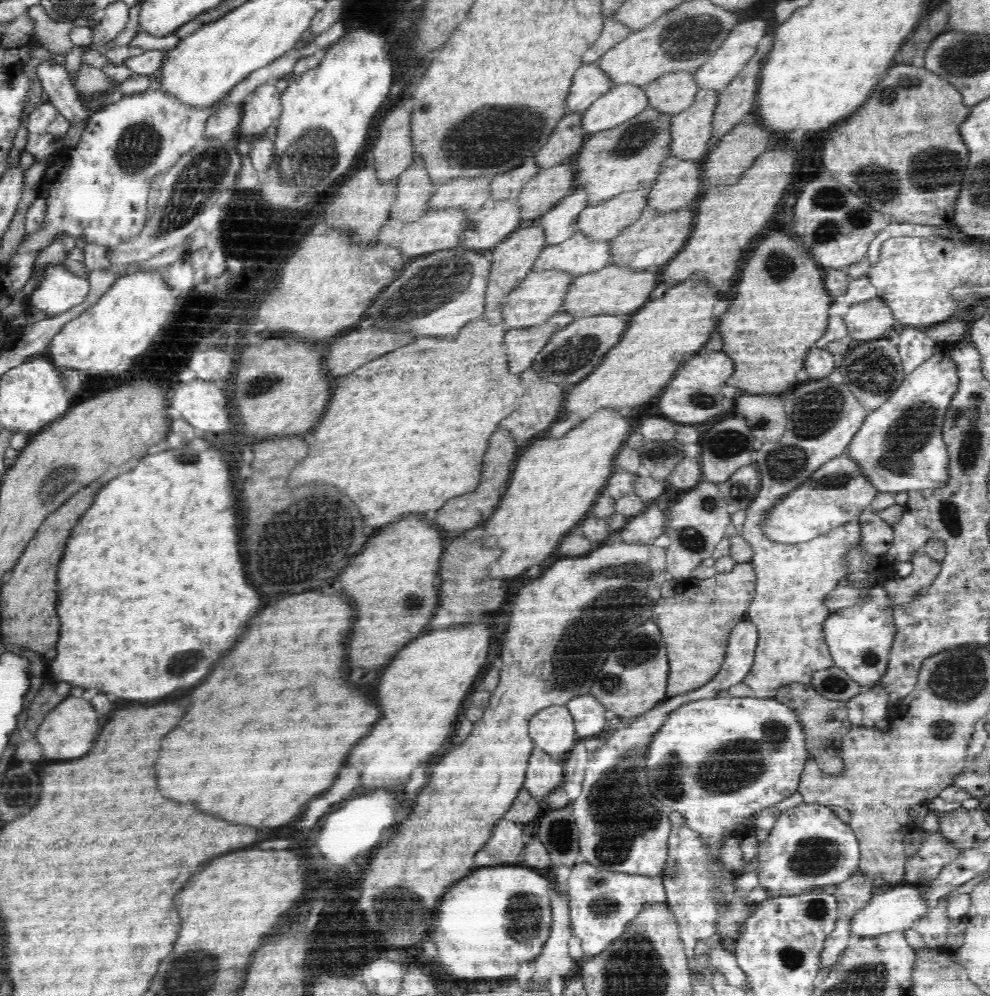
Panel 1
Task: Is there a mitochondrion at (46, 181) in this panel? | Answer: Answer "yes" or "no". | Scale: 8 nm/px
no

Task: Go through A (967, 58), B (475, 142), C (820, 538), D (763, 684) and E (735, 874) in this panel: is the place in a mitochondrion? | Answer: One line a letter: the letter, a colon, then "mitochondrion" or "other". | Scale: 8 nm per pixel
A: mitochondrion
B: mitochondrion
C: other
D: other
E: other

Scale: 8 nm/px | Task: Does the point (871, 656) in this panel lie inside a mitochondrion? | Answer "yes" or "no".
yes

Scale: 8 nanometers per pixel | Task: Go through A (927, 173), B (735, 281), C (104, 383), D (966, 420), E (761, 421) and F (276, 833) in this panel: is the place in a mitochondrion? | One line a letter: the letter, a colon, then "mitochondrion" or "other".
A: mitochondrion
B: other
C: mitochondrion
D: mitochondrion
E: mitochondrion
F: other

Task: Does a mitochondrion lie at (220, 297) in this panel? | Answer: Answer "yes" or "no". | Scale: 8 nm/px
no

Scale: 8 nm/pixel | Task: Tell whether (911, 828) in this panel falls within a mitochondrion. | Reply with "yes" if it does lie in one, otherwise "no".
no

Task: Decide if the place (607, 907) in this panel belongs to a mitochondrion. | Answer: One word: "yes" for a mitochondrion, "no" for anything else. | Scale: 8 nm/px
yes

